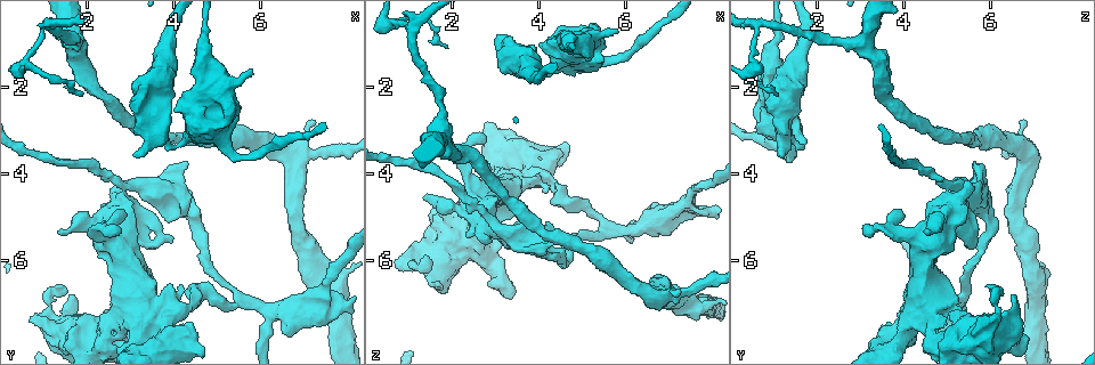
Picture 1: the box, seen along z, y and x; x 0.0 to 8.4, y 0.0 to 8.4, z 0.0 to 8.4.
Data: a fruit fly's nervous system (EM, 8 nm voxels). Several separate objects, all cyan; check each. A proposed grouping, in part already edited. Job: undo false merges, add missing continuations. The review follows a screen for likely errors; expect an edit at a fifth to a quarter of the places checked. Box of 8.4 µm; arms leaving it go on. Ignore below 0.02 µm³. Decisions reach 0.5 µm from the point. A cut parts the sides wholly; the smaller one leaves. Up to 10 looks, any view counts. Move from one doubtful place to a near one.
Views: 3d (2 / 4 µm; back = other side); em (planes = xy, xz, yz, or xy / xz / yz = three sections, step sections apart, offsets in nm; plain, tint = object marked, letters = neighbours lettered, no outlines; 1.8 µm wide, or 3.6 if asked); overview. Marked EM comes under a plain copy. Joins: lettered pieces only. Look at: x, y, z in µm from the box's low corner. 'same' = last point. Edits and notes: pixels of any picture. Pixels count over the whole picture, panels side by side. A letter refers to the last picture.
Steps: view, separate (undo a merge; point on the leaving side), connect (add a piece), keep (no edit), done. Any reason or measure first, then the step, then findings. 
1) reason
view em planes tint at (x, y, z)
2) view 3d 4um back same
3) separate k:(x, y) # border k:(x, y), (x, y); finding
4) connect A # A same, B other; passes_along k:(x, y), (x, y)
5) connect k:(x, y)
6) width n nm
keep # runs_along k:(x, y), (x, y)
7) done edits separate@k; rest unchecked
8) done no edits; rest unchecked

narrows sharply
view 3d 4um back at (2.85, 7.05, 4.60)

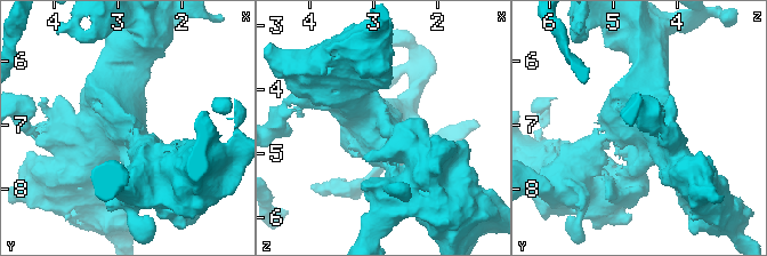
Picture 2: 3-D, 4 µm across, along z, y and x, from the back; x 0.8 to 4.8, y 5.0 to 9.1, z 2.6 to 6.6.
view em planes tint at (2.85, 7.10, 4.60)

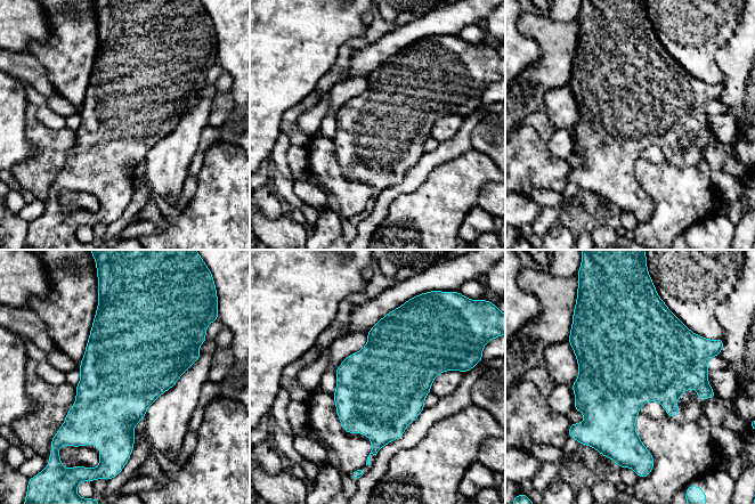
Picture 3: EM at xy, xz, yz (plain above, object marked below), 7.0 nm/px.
view em planes letters same

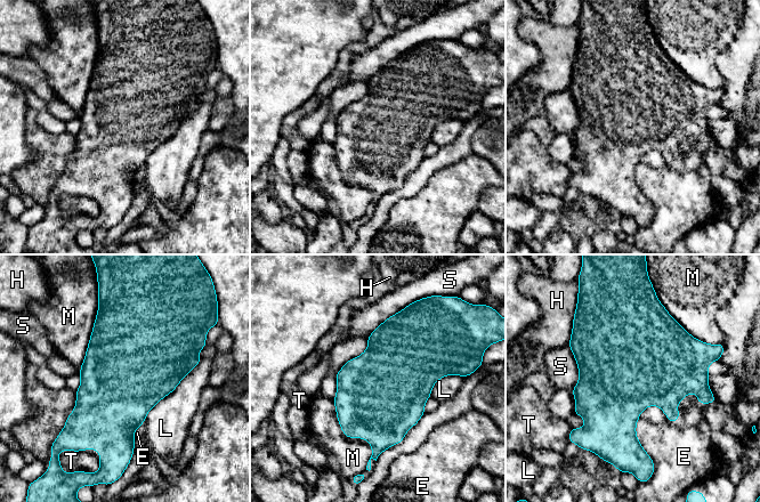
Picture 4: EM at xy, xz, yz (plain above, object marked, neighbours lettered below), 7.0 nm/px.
keep # E other, H other, L other, M other, S other, T other; border 4:(639, 417), (636, 437), (652, 460); one cell here

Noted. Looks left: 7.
branch stops here
view 3d 2um back at (0.65, 7.30, 6.15)

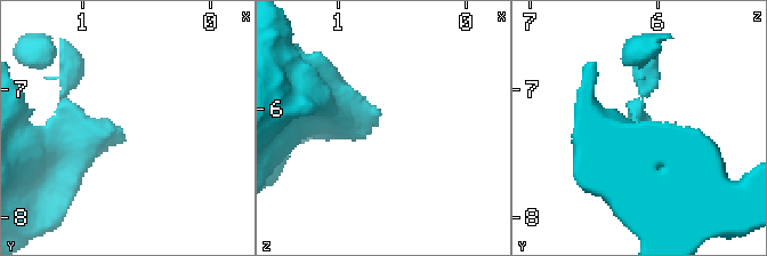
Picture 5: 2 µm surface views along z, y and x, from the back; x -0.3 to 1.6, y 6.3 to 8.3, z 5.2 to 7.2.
view em planes letters at (0.70, 7.32, 6.10)

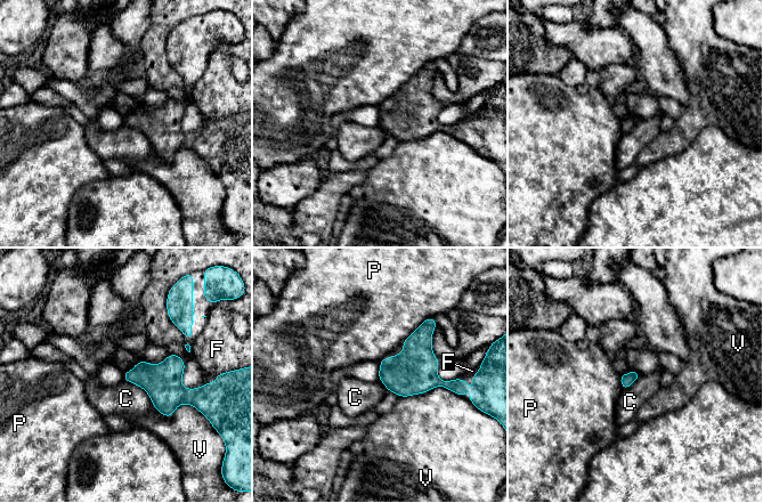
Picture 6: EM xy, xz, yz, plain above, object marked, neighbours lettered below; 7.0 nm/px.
keep # C other, F other, P other, V other; border 6:(123, 379), (138, 384), (154, 406); none of them fits

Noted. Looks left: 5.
sudden change in width
view em xz step 8 tint at (6.75, 3.70, 6.80)

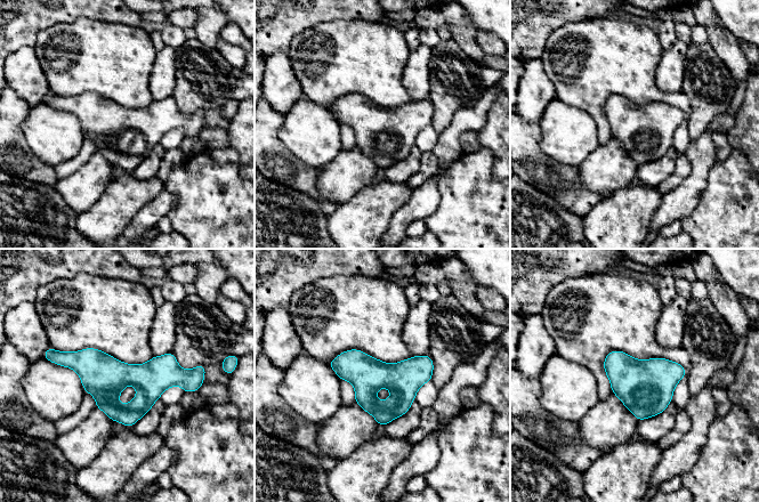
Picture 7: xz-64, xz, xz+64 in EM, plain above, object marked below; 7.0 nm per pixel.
view em planes letters same

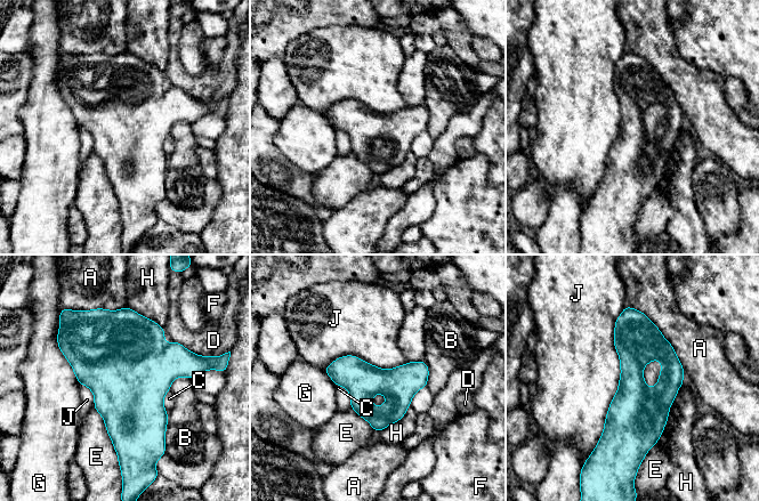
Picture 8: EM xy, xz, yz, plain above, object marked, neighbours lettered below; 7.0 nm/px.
width 260 nm
keep # A other, B other, C other, D other, E other, F other, G other, H other, J other; border 8:(626, 305), (592, 451); one cell here

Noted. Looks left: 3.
three-way junction
view 3d 2um at (1.05, 0.55, 0.70)

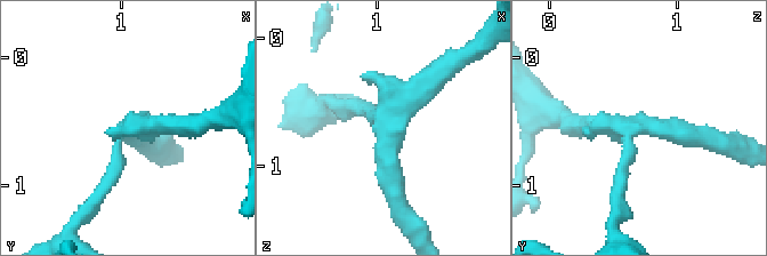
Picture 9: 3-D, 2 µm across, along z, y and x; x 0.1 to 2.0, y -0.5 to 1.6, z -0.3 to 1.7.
arms 3
view em planes tint at (1.10, 0.56, 0.64)

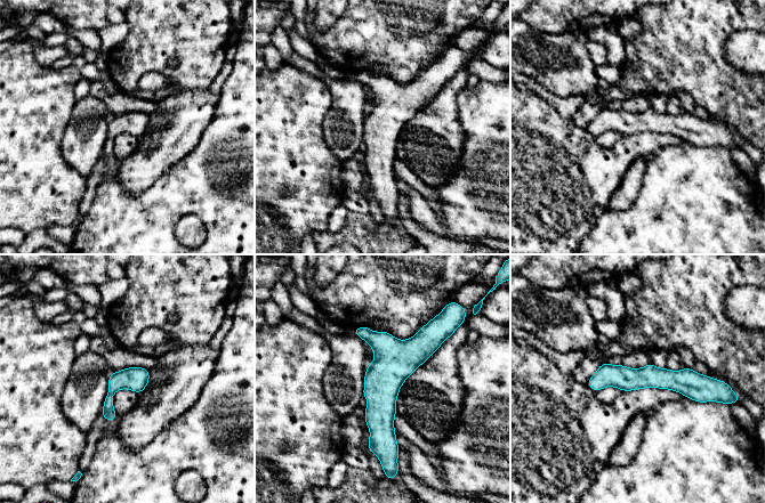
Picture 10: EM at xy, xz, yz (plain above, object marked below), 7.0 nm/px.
see the neighbours
view em planes letters same

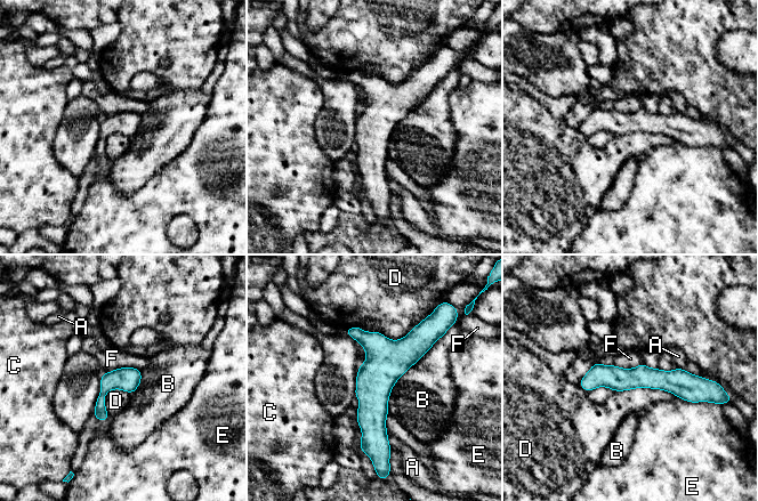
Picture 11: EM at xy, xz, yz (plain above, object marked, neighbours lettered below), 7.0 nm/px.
width 170 nm
keep # A other, B other, C other, D other, E other, F other; border 11:(614, 390), (660, 388), (678, 397); all the same cell

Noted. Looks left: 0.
done no edits; rest unchecked

